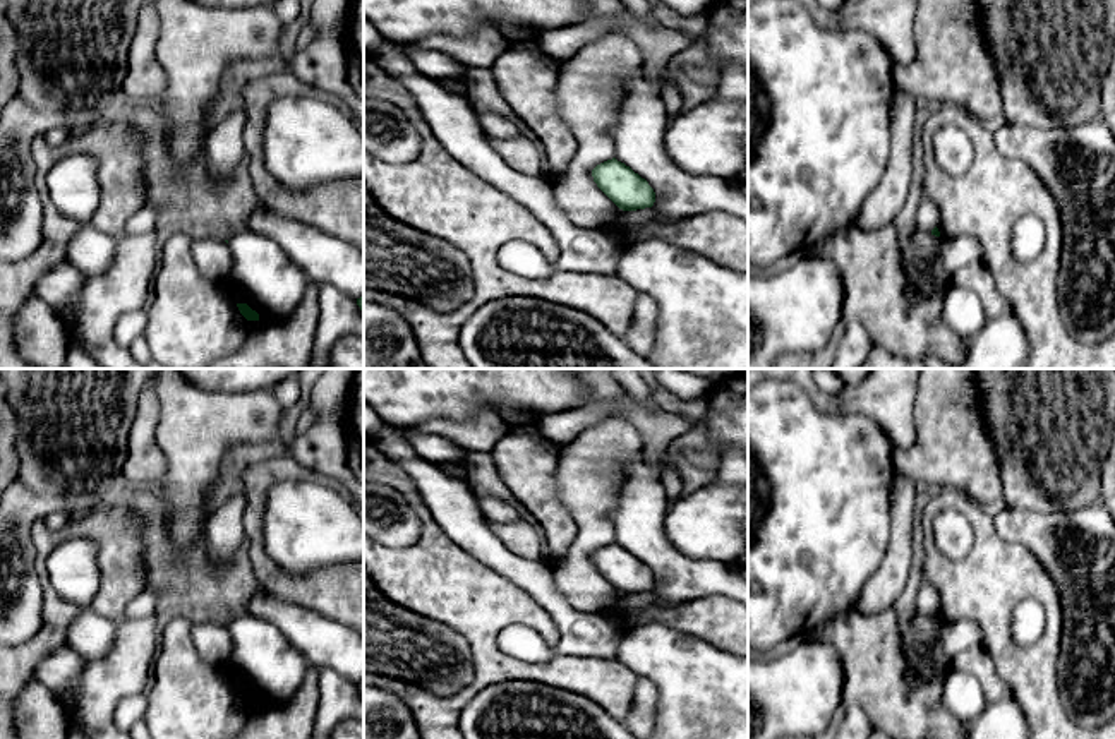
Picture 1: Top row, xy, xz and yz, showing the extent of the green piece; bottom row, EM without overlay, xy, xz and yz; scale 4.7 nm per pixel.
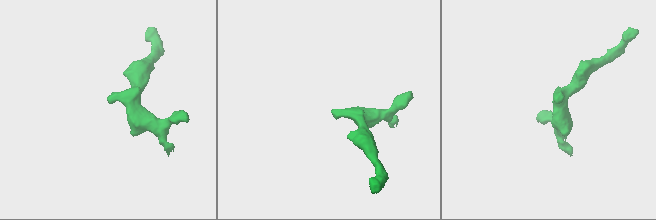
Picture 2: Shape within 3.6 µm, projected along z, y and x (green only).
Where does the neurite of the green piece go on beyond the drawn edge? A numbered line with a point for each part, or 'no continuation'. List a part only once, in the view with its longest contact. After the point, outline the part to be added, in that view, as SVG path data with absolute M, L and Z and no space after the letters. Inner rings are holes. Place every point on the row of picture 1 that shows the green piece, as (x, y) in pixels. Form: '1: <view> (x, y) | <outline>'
no continuation

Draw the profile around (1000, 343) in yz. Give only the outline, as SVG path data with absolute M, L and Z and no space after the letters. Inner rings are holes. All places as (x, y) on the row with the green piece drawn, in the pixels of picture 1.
M1007 310L988 319L967 339L964 360L952 369L1022 369L1029 357L1029 339L1016 315Z

